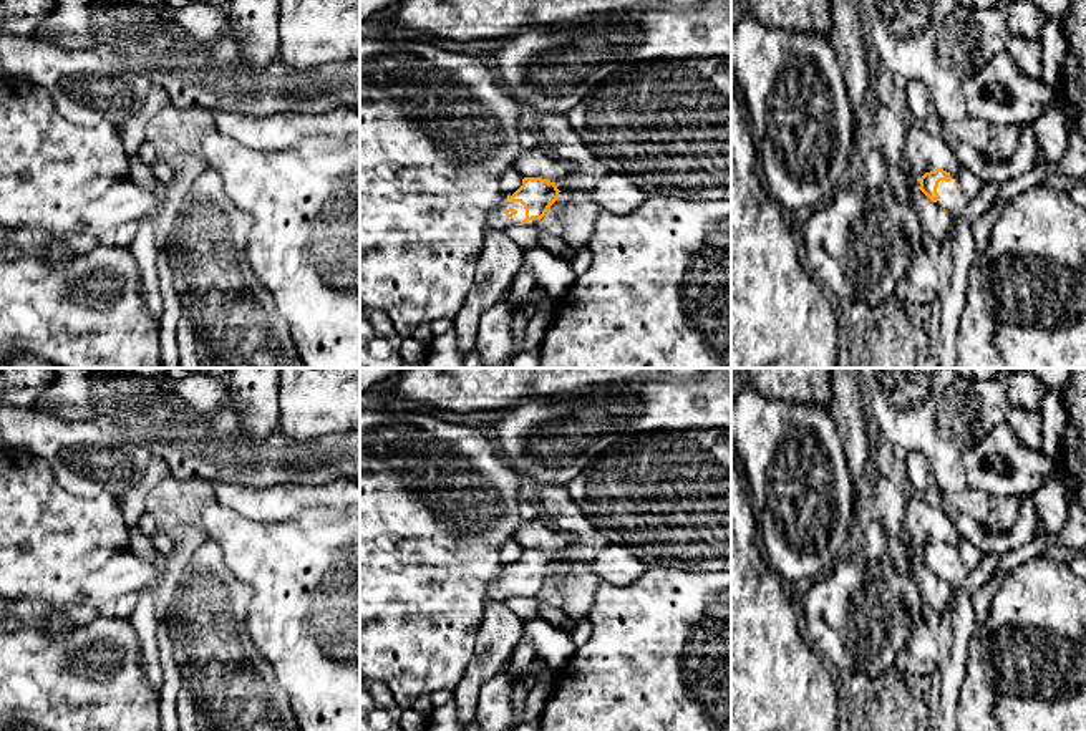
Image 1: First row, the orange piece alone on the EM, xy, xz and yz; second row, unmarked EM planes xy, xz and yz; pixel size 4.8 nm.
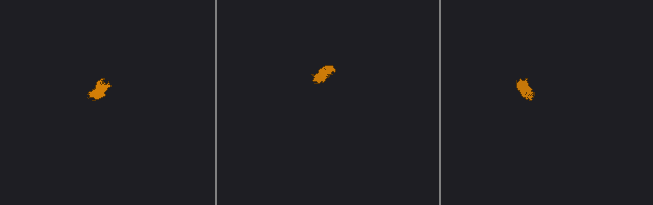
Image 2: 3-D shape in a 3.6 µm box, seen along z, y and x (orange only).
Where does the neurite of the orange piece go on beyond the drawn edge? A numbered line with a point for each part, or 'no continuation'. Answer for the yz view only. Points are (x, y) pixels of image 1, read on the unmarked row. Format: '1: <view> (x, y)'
1: yz (952, 571)

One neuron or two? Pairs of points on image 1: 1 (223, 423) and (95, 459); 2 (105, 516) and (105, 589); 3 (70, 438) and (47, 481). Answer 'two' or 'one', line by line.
1: two
2: two
3: two

